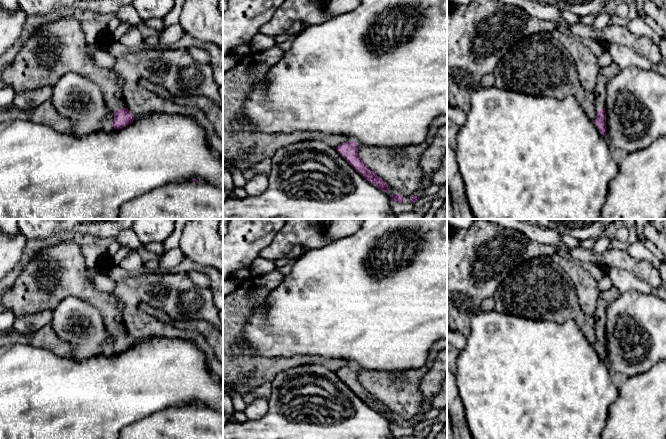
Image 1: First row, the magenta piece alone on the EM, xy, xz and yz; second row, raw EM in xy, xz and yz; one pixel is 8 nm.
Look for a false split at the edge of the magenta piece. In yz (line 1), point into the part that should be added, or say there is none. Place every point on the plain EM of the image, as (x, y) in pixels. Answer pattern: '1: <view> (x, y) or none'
1: yz (606, 297)

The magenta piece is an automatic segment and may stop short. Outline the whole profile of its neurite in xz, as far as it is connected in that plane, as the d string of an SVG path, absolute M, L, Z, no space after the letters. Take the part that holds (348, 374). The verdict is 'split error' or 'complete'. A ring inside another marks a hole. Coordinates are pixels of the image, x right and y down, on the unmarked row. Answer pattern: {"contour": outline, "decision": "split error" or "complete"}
{"contour": "M355 366L341 367L336 371L336 374L365 404L378 413L384 416L387 415L387 408L360 383Z", "decision": "complete"}

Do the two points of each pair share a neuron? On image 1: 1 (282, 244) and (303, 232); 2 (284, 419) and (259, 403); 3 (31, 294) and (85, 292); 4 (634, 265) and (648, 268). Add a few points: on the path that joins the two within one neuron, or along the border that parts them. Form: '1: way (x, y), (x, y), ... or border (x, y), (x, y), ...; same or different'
1: way (287, 239), (292, 234), (298, 232); same
2: border (268, 399), (268, 410), (258, 419), (248, 421); different
3: way (44, 294), (51, 296), (57, 290), (72, 290); same
4: way (637, 267), (645, 268); same

